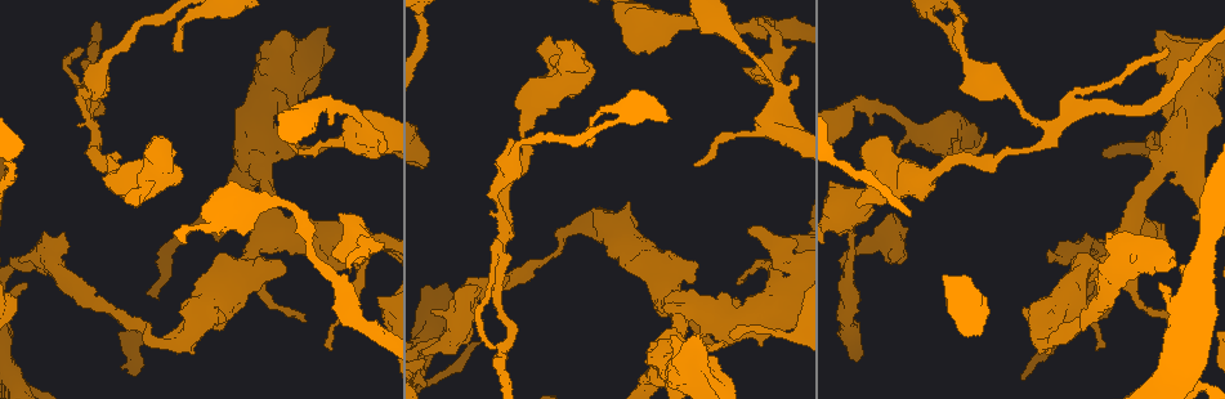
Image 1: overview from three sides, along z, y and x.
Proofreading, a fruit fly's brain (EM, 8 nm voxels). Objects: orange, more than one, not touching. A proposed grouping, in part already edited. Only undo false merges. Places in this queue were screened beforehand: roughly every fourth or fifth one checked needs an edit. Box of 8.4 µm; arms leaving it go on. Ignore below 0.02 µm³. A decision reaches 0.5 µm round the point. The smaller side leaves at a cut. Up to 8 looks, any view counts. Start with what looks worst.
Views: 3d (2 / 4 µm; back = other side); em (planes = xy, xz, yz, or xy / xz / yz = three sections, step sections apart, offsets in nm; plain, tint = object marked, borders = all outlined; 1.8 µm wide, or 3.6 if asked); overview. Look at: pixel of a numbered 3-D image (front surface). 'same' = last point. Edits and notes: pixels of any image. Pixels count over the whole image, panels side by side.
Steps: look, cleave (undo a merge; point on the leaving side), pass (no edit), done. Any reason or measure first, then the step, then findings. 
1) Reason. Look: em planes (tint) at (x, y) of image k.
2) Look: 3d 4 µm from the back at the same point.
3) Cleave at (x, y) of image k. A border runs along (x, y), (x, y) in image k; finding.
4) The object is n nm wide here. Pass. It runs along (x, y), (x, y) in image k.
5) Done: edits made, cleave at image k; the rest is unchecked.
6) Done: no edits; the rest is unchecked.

Sharp bend. Look: em planes (tint) at (1048, 133) of image 1.

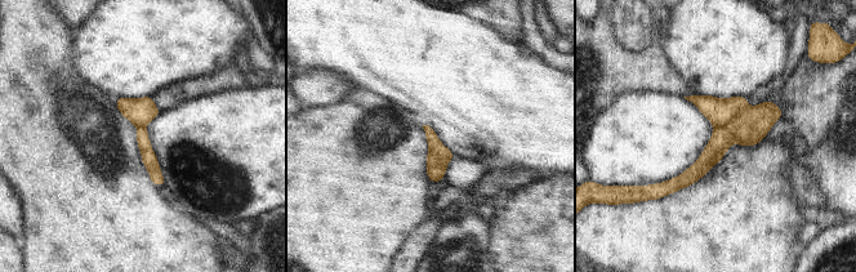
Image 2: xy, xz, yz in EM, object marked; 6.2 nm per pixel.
Cleave at (719, 111) of image 2. A border runs along (748, 107), (716, 129) in image 2; a second neuron is stuck on.

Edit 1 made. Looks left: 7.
See it whole again. Look: overview.

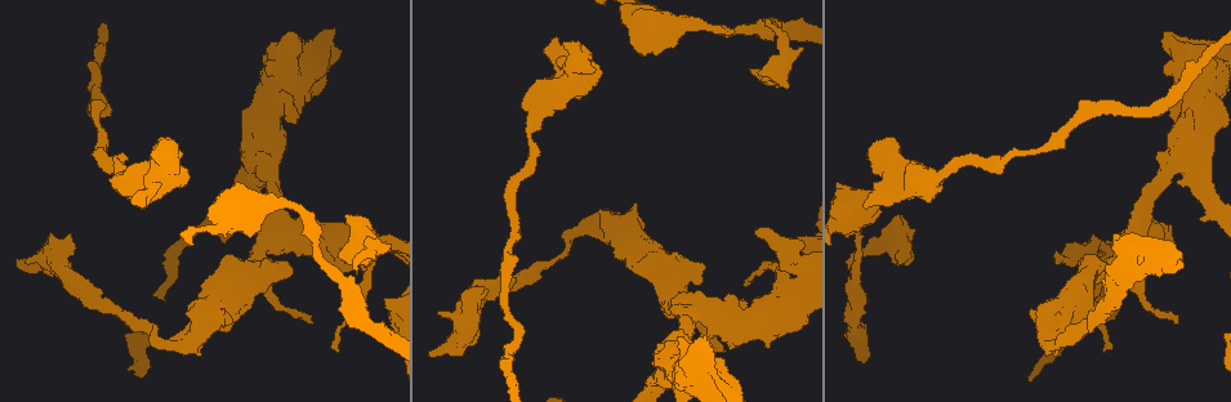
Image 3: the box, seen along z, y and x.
Calibre changes. Look: em planes (plain) at (786, 63) of image 3.

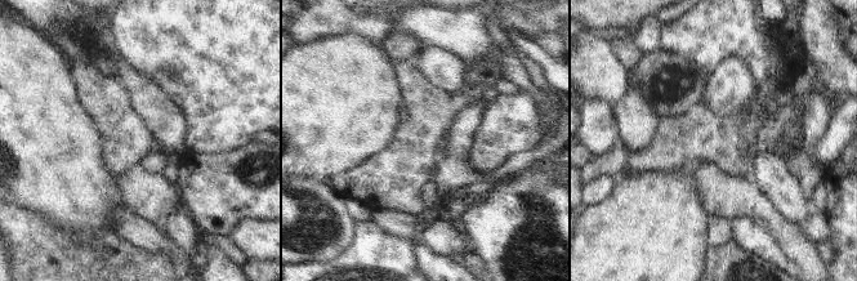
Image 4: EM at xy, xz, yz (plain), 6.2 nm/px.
Look: em planes (tint) at the same point.

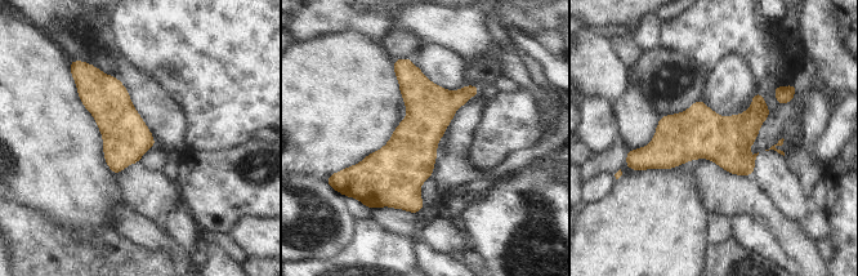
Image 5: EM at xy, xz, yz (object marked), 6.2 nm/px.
Pass. It runs along (763, 105), (732, 136), (639, 156) in image 5; one neuron here.

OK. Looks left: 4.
Done: edits made, cleave at image 2; the rest is unchecked.

